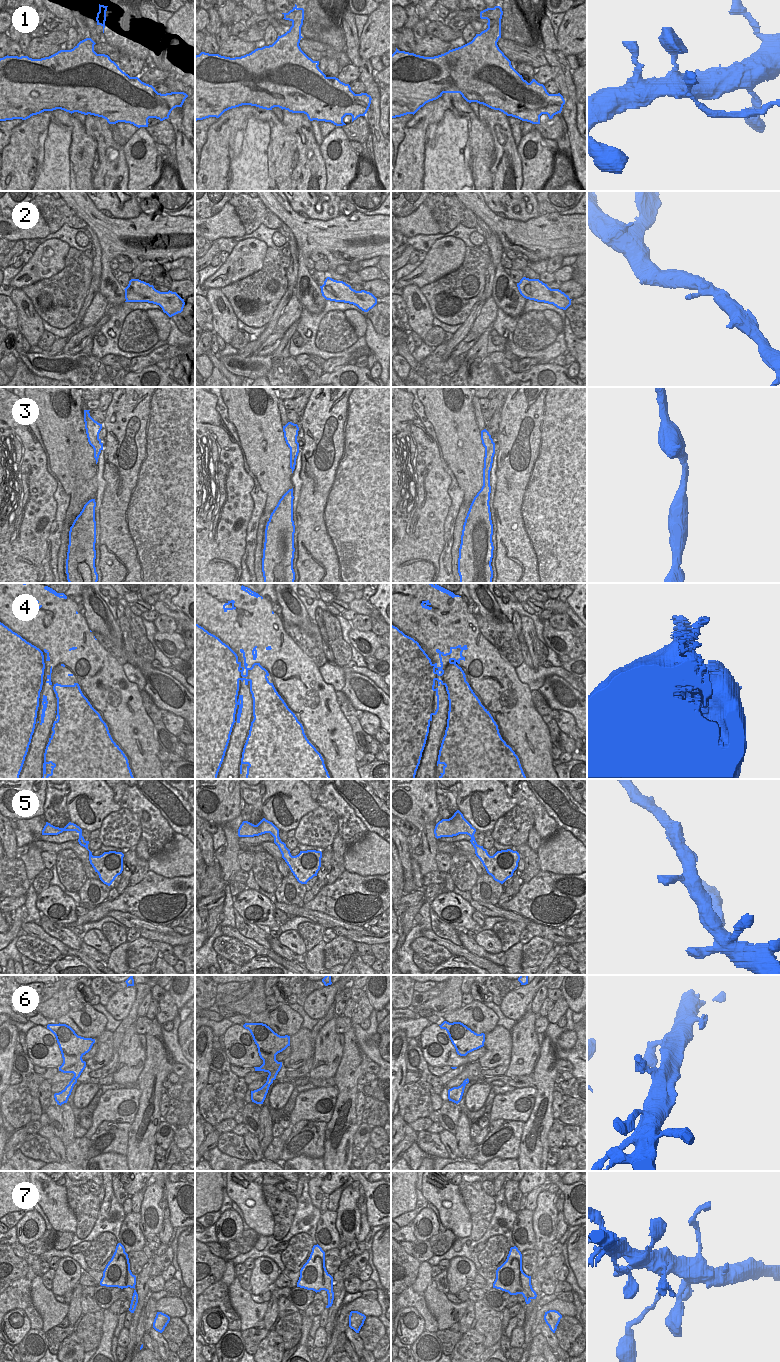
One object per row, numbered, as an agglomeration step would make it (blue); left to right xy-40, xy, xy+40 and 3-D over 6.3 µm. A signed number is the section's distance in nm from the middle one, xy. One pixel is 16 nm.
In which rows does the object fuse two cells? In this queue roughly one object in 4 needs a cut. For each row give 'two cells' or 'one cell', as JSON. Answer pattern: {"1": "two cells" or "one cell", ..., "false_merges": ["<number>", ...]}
{"1": "two cells", "2": "one cell", "3": "one cell", "4": "one cell", "5": "one cell", "6": "one cell", "7": "one cell", "false_merges": ["1"]}

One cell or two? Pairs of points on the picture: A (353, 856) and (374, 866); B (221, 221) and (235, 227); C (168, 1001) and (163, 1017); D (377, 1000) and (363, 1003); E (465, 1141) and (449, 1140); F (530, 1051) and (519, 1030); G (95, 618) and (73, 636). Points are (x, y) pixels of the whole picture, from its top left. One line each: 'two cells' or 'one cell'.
A: one cell
B: one cell
C: one cell
D: two cells
E: two cells
F: one cell
G: two cells

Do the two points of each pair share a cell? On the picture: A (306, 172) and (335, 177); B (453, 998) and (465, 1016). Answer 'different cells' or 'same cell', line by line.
A: different cells
B: different cells

